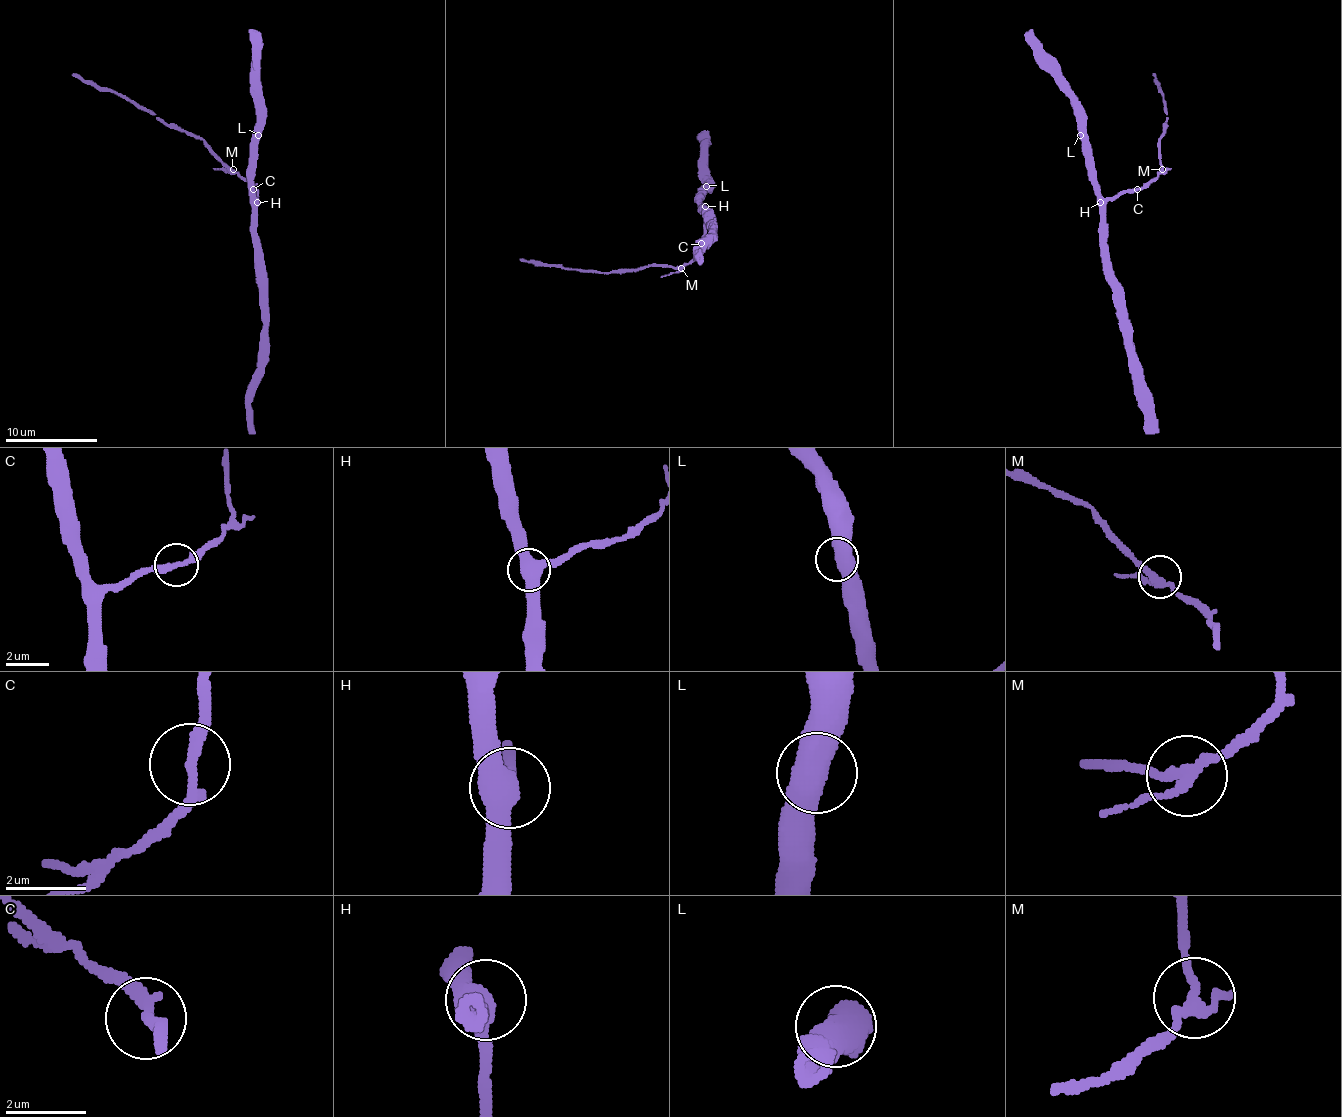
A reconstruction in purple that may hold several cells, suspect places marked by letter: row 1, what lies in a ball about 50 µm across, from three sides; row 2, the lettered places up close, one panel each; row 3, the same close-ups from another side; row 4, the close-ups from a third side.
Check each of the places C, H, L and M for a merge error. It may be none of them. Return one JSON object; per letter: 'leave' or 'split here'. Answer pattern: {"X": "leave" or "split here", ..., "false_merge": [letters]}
{"C": "leave", "H": "leave", "L": "leave", "M": "leave", "false_merge": []}

